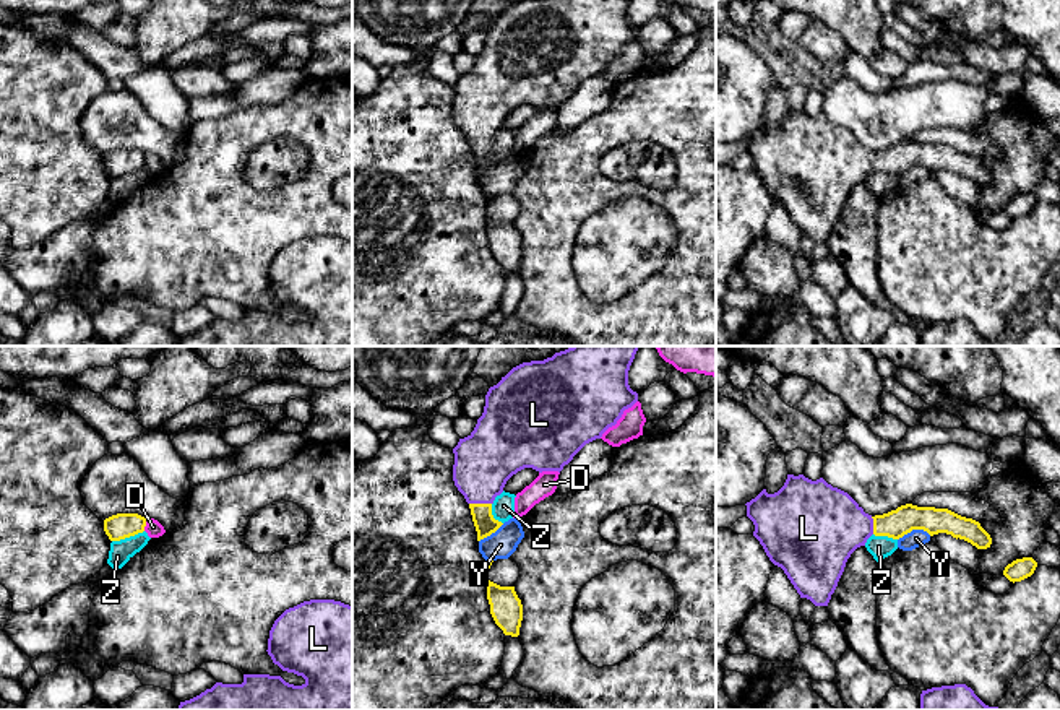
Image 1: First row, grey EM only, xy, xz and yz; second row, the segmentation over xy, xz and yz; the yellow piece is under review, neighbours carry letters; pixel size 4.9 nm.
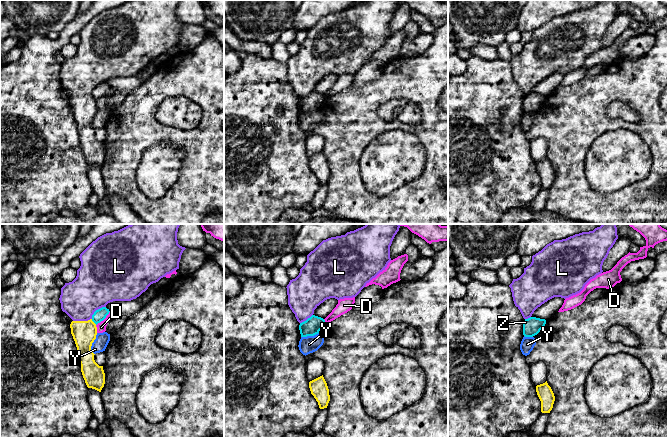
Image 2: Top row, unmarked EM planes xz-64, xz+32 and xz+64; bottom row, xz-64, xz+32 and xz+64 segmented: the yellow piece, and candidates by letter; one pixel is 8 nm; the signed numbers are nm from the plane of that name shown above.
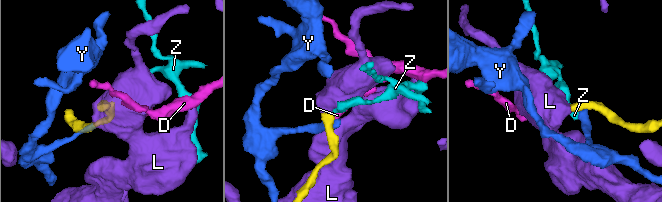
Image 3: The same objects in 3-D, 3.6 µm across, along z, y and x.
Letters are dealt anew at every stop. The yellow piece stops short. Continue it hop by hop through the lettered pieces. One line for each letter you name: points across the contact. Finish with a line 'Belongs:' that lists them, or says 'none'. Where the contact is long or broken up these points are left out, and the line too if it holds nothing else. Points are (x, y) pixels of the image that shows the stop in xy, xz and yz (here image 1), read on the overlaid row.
L: runs through xz (484, 522), (481, 504), (481, 468), (484, 462)
Belongs: L

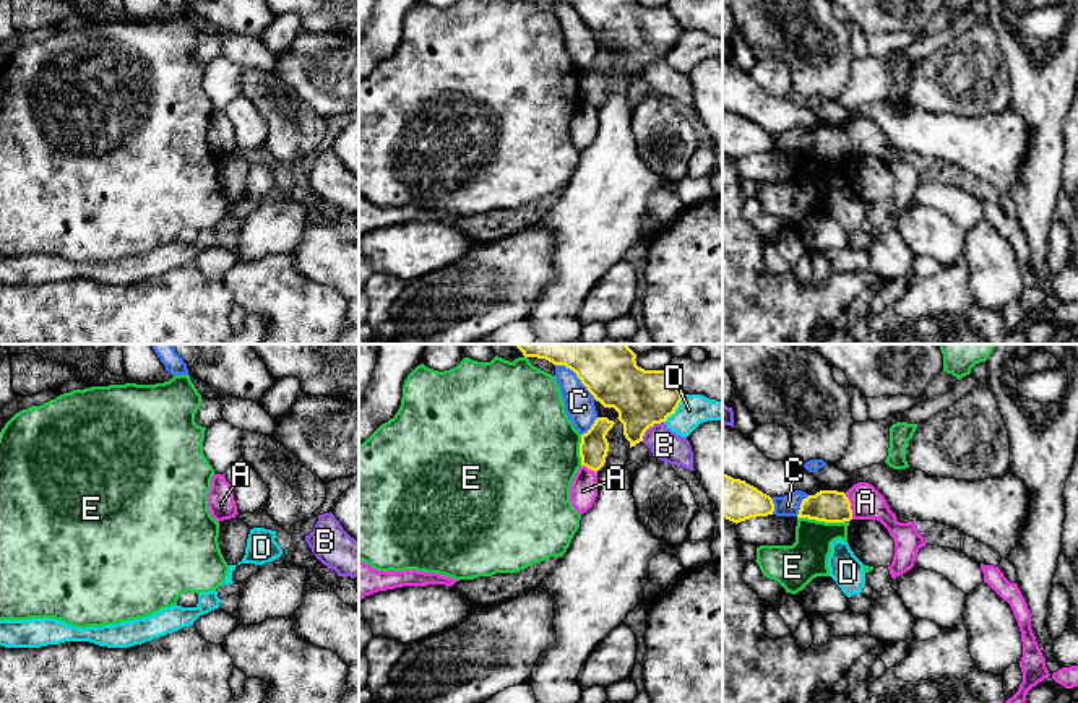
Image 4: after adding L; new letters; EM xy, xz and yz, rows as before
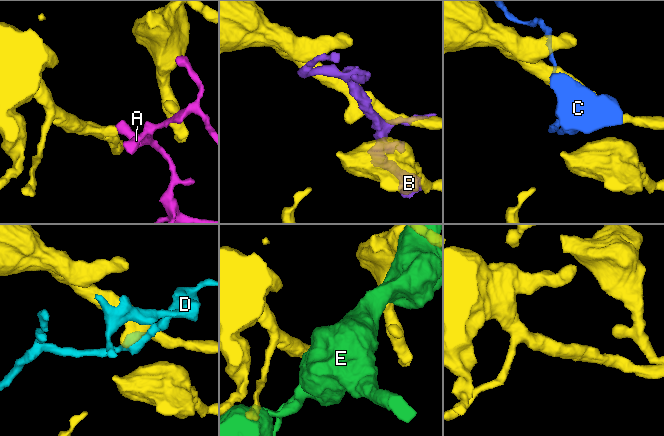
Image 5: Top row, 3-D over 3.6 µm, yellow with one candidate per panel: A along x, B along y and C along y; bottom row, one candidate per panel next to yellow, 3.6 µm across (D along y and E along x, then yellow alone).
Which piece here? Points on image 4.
A: runs through yz (827, 505), (849, 507), (866, 502)
Belongs: A

